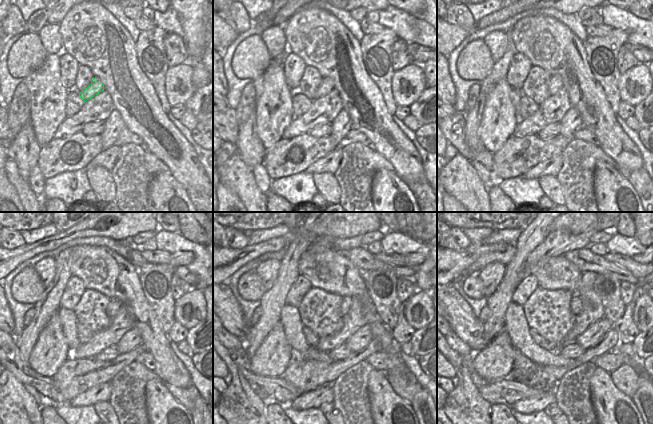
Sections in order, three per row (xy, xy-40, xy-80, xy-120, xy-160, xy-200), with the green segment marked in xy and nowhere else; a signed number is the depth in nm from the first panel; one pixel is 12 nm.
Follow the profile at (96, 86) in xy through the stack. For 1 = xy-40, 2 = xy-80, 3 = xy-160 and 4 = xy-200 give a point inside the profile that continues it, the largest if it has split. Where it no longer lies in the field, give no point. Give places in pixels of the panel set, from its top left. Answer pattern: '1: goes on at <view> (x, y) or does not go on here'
1: goes on at xy-40 (326, 85)
2: goes on at xy-80 (556, 83)
3: goes on at xy-160 (346, 305)
4: goes on at xy-200 (576, 305)

